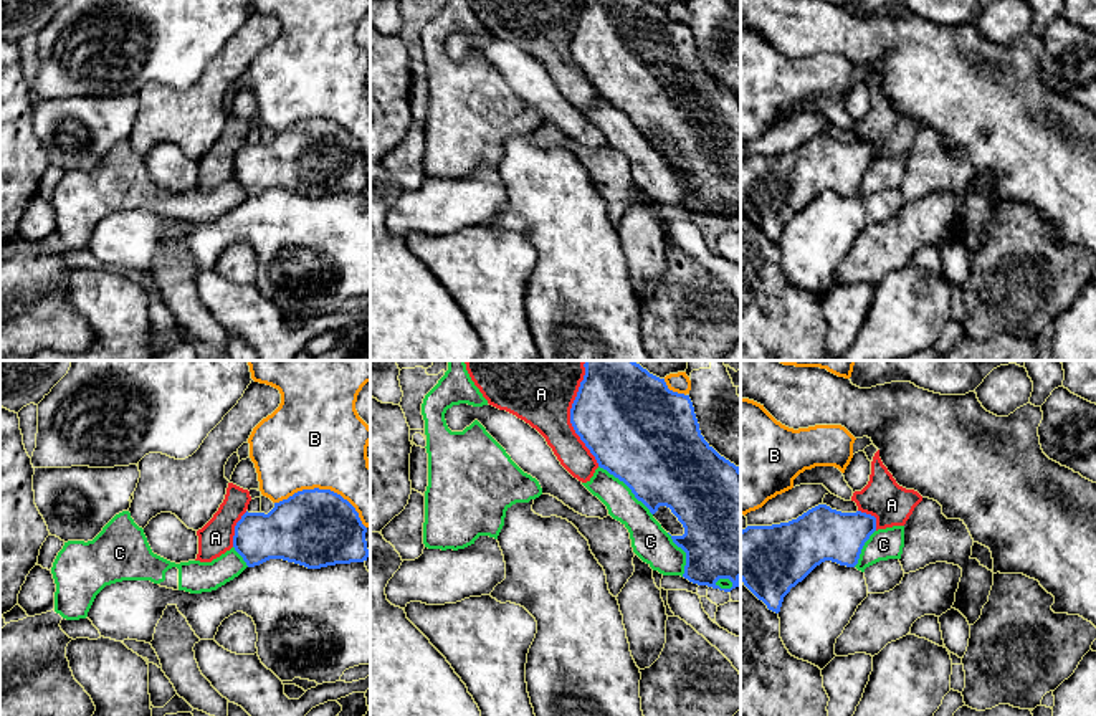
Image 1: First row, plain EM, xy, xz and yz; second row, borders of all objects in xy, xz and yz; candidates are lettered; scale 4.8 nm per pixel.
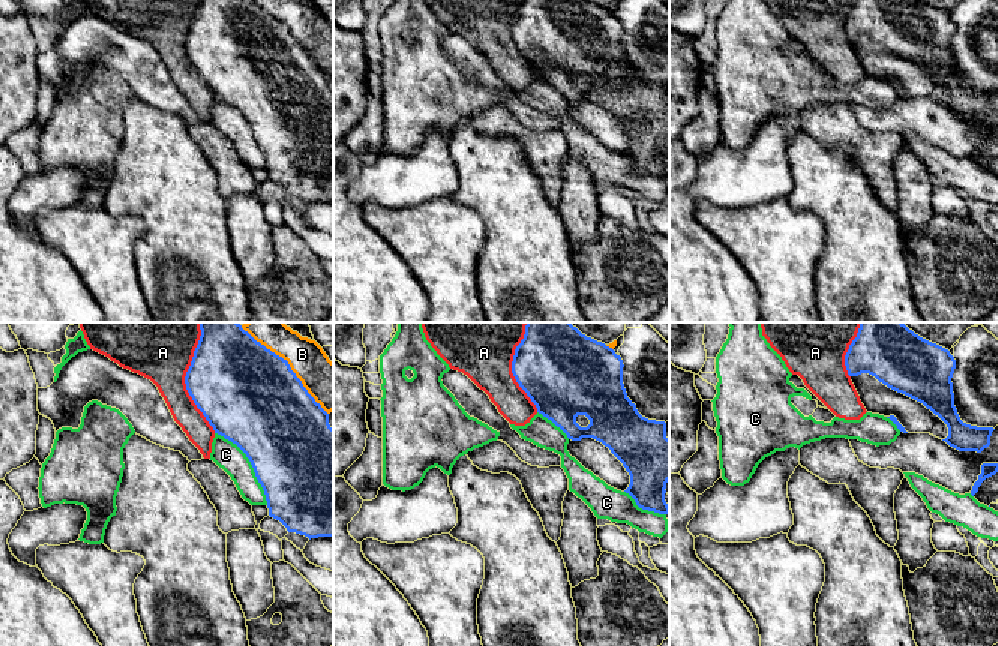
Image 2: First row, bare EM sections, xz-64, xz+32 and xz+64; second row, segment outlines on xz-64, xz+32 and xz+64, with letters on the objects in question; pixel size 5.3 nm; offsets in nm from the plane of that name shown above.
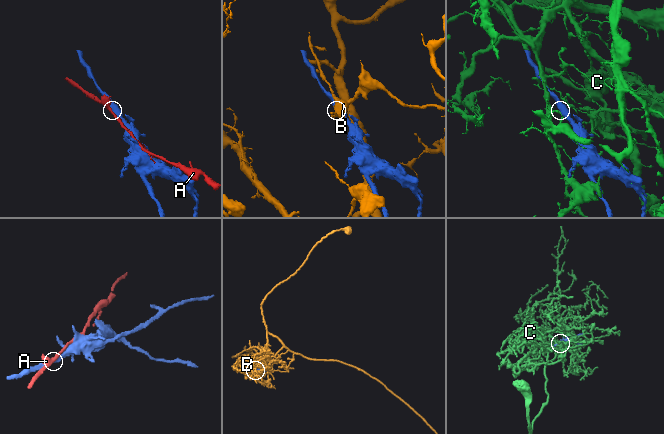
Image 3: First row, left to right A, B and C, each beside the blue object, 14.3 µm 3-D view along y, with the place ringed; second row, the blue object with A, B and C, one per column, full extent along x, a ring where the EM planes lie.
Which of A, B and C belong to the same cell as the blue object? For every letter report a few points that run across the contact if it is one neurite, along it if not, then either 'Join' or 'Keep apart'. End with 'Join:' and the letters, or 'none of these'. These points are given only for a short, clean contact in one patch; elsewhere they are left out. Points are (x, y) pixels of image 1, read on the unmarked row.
A: Keep apart
B: Keep apart
C: Join
Join: C

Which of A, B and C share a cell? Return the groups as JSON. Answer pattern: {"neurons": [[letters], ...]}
{"neurons": [["A"], ["B"], ["C"]]}

